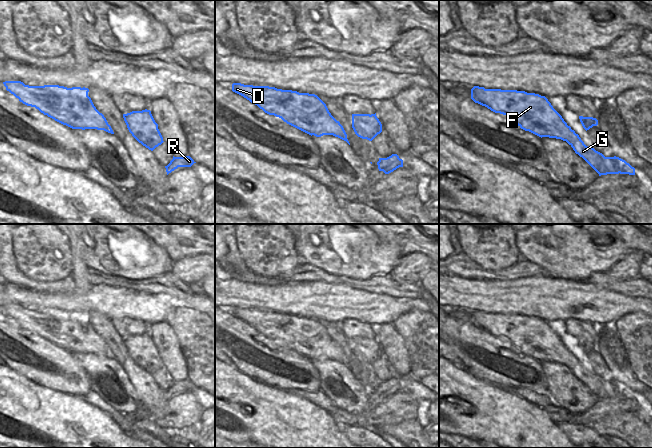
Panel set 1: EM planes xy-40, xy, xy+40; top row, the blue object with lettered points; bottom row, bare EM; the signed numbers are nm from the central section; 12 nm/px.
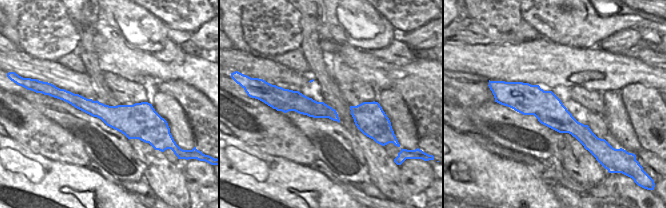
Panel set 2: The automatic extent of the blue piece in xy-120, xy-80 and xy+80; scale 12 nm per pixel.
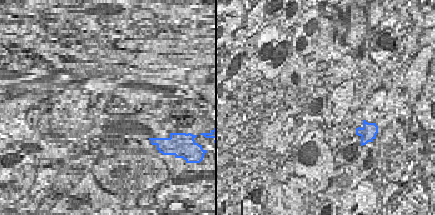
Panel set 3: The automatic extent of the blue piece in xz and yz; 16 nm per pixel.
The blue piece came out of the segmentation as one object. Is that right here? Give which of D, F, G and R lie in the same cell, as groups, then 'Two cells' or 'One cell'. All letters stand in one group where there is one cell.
Groups: D R / F G. Two cells.

